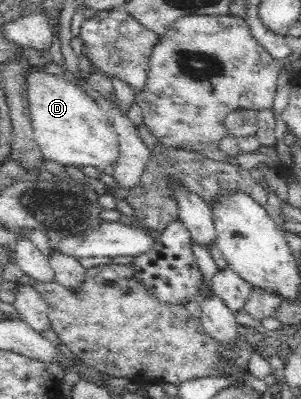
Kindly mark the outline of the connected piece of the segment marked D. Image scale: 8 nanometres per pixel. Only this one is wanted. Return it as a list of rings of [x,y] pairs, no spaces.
[[[31,70],[28,83],[29,117],[33,133],[42,156],[58,164],[79,166],[94,173],[106,166],[115,167],[120,154],[118,133],[98,103],[88,97],[78,86],[69,84],[61,76]]]

